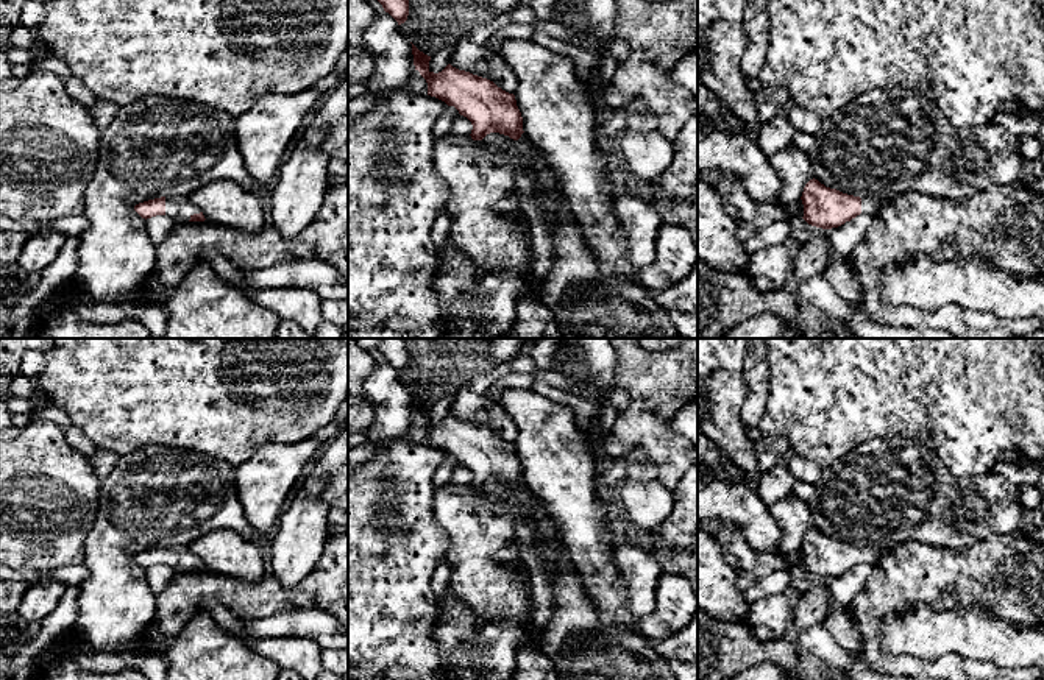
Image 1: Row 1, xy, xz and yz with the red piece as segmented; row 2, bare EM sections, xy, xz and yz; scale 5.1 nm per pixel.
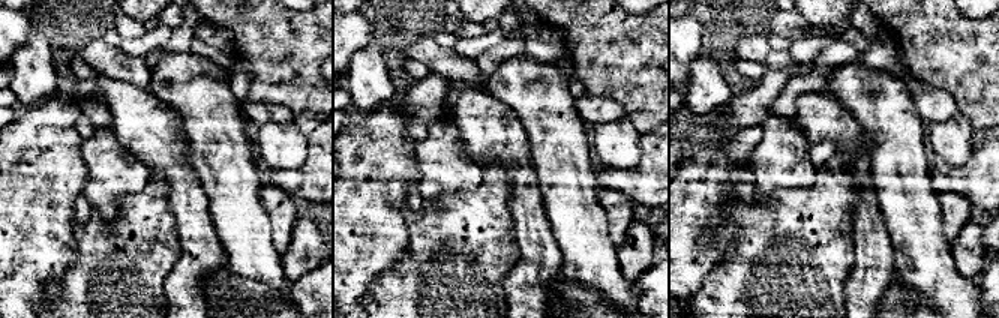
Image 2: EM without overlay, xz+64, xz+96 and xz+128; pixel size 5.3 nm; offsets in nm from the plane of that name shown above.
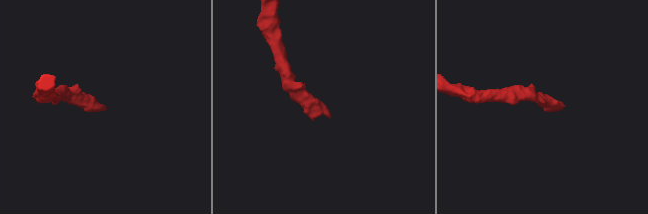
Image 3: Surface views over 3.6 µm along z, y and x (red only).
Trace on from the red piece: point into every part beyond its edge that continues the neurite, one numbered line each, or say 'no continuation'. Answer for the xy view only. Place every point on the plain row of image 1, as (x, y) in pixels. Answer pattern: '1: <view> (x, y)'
1: xy (180, 559)

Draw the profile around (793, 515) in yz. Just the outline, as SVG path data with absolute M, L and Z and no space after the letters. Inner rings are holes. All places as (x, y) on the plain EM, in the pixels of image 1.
M791 493L769 505L769 512L782 529L779 551L782 554L791 554L801 549L805 533L813 529L808 504Z

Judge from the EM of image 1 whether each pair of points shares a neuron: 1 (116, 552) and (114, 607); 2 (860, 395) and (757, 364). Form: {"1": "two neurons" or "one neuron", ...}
{"1": "one neuron", "2": "two neurons"}

